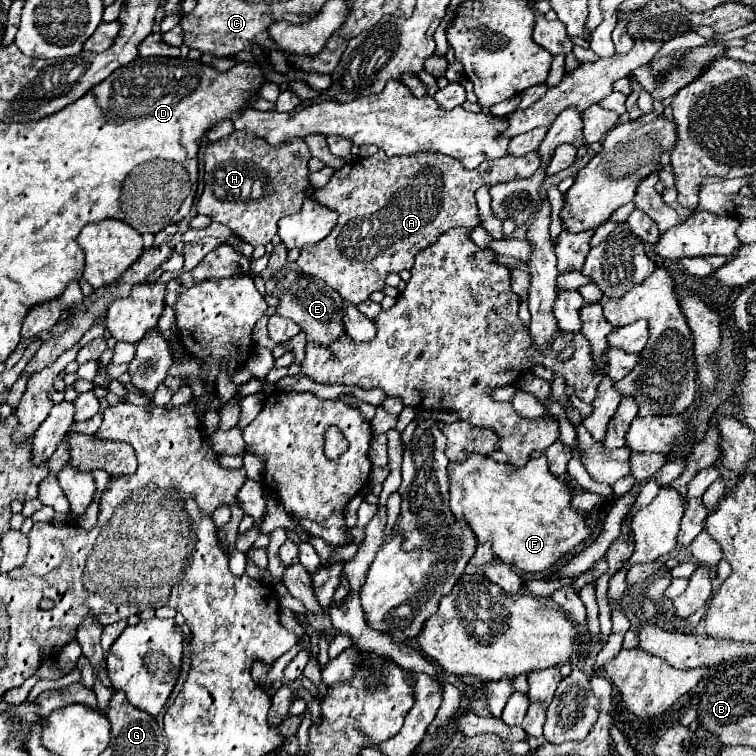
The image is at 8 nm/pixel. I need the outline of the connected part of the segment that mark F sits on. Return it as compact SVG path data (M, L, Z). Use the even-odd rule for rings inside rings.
M474 455L464 463L450 463L450 509L454 517L464 517L476 533L478 543L492 543L496 557L524 573L542 573L556 561L566 557L574 547L592 537L592 527L586 523L586 513L572 507L574 491L566 481L548 473L546 457L528 461L522 469L510 471L508 465L496 463L482 455Z

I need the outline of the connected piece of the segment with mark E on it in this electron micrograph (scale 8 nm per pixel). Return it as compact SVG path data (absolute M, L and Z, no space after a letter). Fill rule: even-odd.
M284 243L276 245L270 255L268 267L260 273L266 293L278 297L276 313L296 321L300 325L300 329L306 333L308 341L314 341L318 345L330 345L330 341L338 339L344 333L342 297L334 289L330 289L324 281L306 277L306 273L302 273L296 263L290 263L286 259L286 253L288 253L288 249L284 247Z

